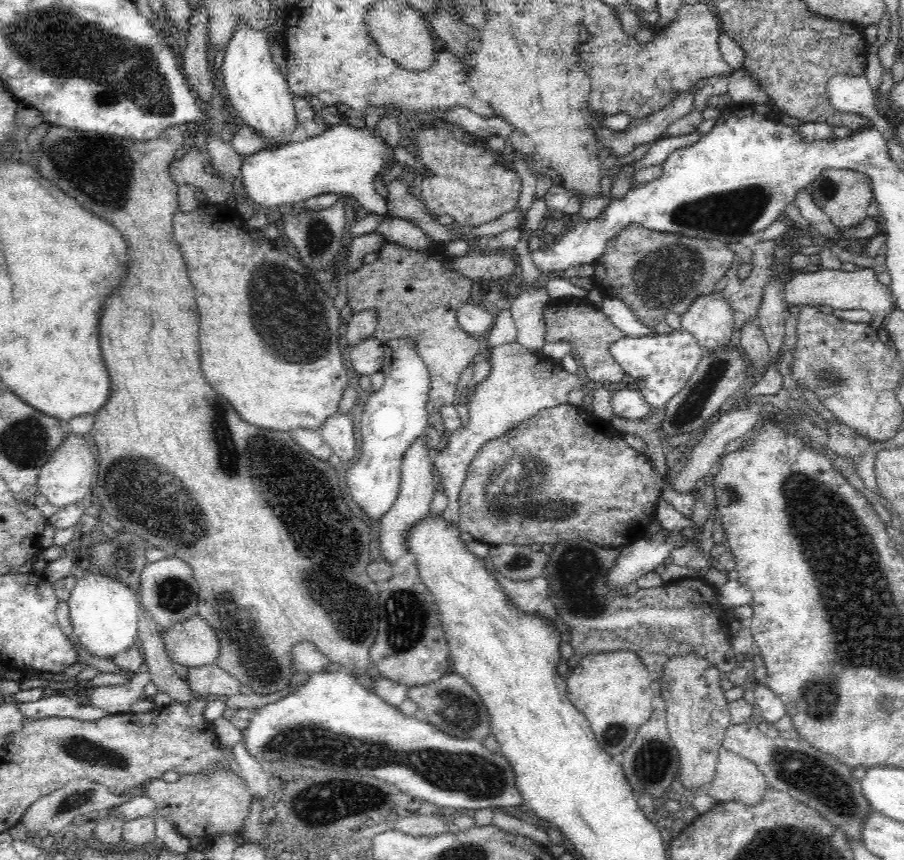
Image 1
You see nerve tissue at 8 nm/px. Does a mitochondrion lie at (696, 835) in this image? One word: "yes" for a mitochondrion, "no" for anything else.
no

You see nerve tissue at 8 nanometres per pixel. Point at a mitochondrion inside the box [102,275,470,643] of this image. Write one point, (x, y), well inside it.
(259, 456)

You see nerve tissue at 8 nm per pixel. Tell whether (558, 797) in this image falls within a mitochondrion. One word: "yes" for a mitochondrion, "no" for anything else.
no

